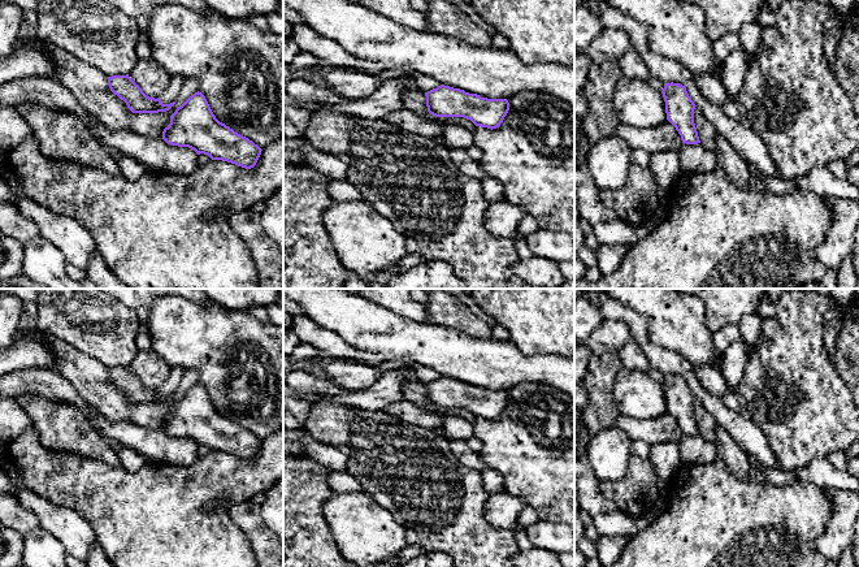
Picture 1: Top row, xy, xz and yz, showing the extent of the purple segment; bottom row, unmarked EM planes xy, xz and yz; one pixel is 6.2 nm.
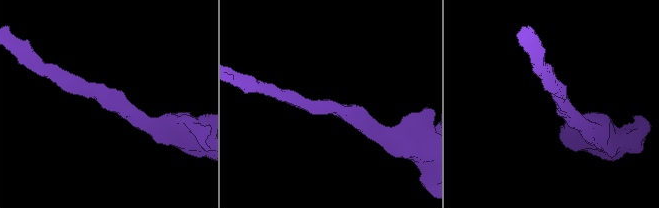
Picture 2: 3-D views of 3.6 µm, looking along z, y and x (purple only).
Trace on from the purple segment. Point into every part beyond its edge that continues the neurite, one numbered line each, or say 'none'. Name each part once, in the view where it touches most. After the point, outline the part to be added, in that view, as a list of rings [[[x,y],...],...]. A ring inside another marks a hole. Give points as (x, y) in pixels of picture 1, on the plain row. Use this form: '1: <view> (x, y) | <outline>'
none

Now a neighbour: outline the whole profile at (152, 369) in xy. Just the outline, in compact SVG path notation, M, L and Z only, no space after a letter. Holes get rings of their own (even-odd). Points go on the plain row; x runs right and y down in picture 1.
M138 350L138 354L129 364L129 368L143 381L143 384L155 390L160 390L170 373L169 364L155 351Z

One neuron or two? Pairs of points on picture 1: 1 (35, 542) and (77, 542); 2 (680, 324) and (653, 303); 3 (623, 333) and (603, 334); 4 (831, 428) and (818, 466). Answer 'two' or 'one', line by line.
1: two
2: one
3: one
4: two

